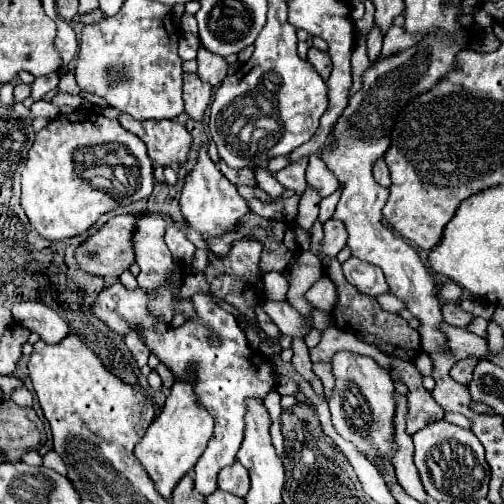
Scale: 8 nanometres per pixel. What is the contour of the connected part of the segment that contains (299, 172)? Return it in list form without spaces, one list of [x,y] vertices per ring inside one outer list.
[[[307,158],[301,160],[301,162],[295,162],[295,164],[285,166],[283,170],[279,170],[279,172],[275,174],[275,178],[277,178],[285,188],[295,190],[297,196],[303,196],[303,192],[307,190],[305,168],[307,168]]]

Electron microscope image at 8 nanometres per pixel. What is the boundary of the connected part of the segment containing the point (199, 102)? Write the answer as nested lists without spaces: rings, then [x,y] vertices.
[[[183,74],[183,100],[185,112],[193,120],[201,120],[211,102],[211,86],[205,84],[197,74]]]

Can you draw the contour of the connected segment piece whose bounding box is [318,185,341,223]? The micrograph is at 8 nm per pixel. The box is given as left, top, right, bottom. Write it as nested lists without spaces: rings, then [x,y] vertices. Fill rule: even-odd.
[[[341,185],[333,194],[321,200],[319,205],[319,215],[318,215],[318,220],[321,223],[325,223],[332,217],[336,205],[340,199],[340,195],[341,195]]]

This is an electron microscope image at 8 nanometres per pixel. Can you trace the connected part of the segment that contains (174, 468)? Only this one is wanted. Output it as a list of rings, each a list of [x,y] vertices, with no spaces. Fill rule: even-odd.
[[[175,380],[175,384],[171,386],[171,396],[167,396],[167,402],[163,406],[163,412],[147,428],[145,436],[135,446],[135,458],[143,464],[157,492],[167,502],[171,502],[171,494],[177,482],[195,466],[197,458],[203,454],[211,434],[213,434],[213,418],[205,408],[197,404],[193,396],[193,386],[189,382]]]

